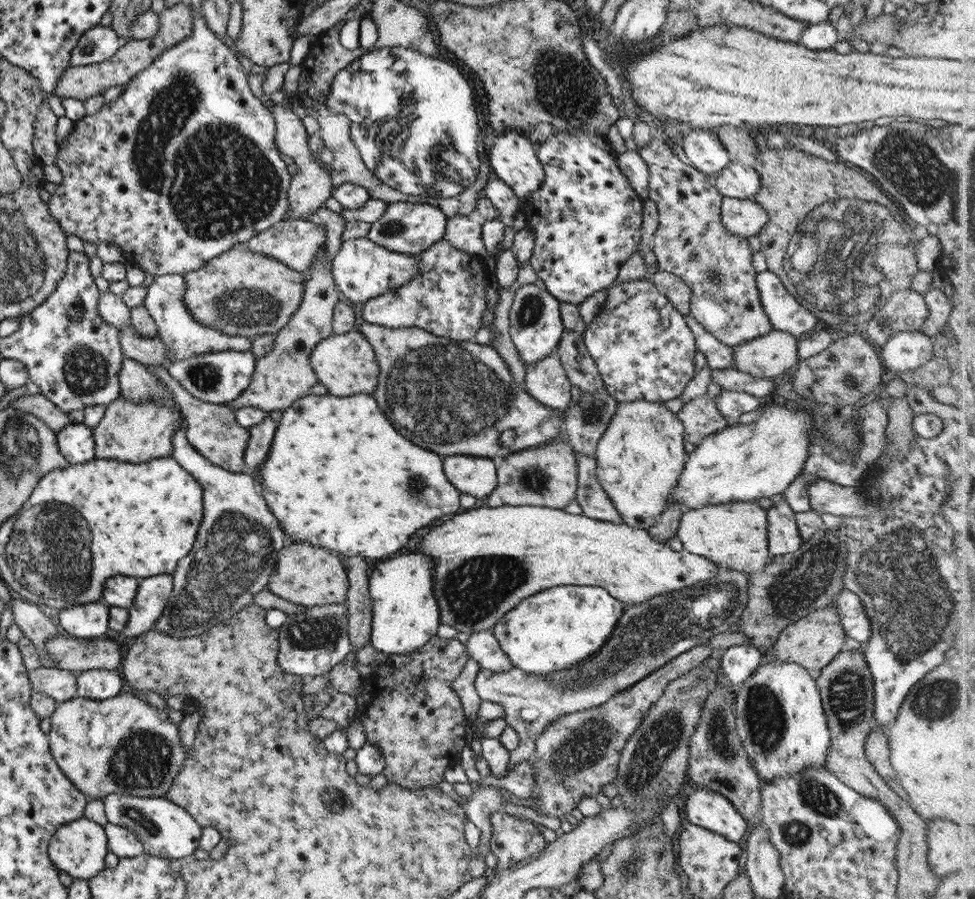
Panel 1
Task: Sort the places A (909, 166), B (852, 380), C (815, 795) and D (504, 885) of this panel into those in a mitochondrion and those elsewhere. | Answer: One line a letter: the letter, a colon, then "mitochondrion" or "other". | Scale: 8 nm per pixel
A: mitochondrion
B: mitochondrion
C: mitochondrion
D: other

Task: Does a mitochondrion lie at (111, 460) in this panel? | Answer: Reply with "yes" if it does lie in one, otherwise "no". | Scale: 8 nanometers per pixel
no

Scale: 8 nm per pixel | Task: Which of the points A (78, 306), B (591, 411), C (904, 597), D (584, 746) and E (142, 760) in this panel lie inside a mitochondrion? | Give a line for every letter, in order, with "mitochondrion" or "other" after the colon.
A: other
B: mitochondrion
C: mitochondrion
D: mitochondrion
E: mitochondrion

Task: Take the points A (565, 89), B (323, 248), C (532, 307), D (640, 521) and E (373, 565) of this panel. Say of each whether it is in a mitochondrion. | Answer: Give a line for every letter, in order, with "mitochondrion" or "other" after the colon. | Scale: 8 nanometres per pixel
A: mitochondrion
B: other
C: mitochondrion
D: other
E: other

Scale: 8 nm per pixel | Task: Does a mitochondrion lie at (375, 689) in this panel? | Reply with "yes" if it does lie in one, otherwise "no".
no

